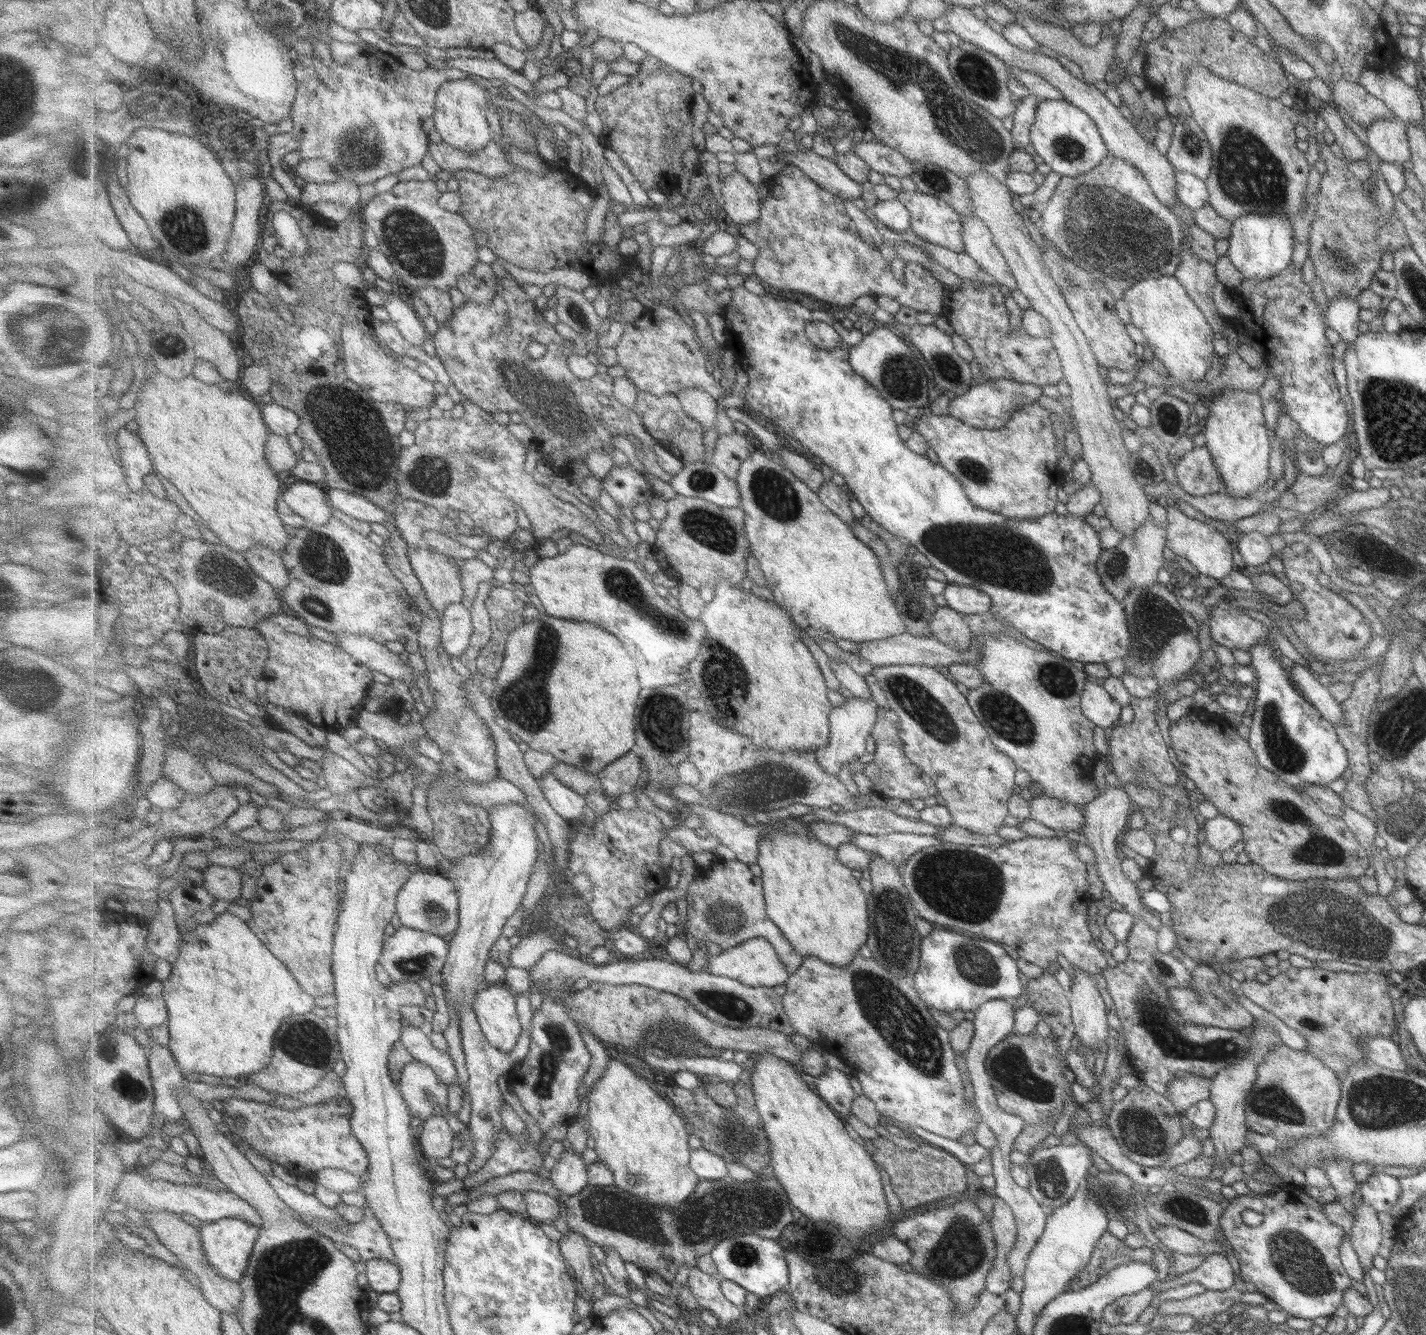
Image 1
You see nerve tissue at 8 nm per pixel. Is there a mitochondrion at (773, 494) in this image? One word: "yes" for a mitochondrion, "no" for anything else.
yes

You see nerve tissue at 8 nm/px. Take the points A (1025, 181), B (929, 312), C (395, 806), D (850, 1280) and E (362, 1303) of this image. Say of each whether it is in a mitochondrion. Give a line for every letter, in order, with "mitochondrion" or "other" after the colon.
A: other
B: other
C: other
D: mitochondrion
E: other

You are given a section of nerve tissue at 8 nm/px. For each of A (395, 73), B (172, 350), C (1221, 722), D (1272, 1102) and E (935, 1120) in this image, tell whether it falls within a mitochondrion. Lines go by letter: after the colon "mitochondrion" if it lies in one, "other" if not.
A: other
B: other
C: other
D: mitochondrion
E: other

